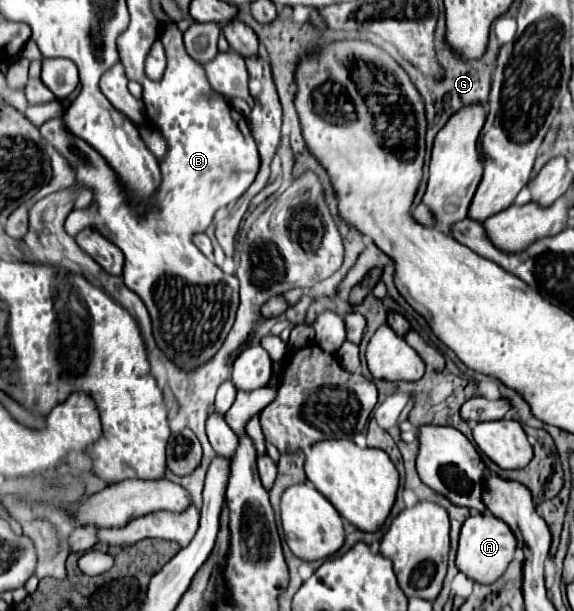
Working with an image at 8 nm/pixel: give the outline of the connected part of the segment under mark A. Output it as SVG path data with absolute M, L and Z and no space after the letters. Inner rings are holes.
M491 513L471 515L461 527L455 565L461 573L465 573L473 581L495 583L511 563L515 547L517 547L517 539L501 519L495 519Z

